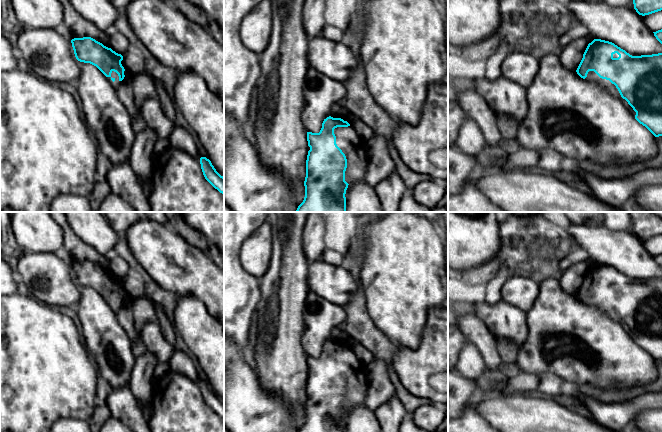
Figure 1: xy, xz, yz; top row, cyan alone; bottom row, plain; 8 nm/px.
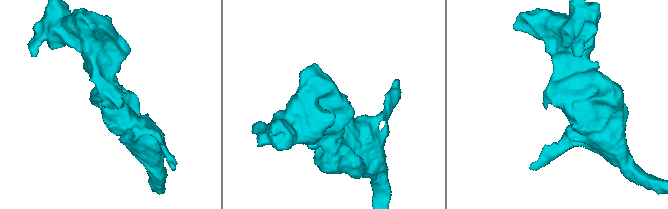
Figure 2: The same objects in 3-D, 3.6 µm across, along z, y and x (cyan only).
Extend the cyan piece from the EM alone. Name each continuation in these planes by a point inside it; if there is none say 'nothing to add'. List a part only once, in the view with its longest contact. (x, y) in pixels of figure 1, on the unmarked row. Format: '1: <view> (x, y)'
1: xz (355, 371)

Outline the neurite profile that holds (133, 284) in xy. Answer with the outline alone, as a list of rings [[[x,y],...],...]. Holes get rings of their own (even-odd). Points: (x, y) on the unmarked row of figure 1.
[[[130,268],[128,274],[122,280],[131,300],[145,298],[144,283],[133,269]]]

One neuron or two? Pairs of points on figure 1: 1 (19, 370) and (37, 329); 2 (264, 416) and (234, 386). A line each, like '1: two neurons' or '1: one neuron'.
1: one neuron
2: one neuron

